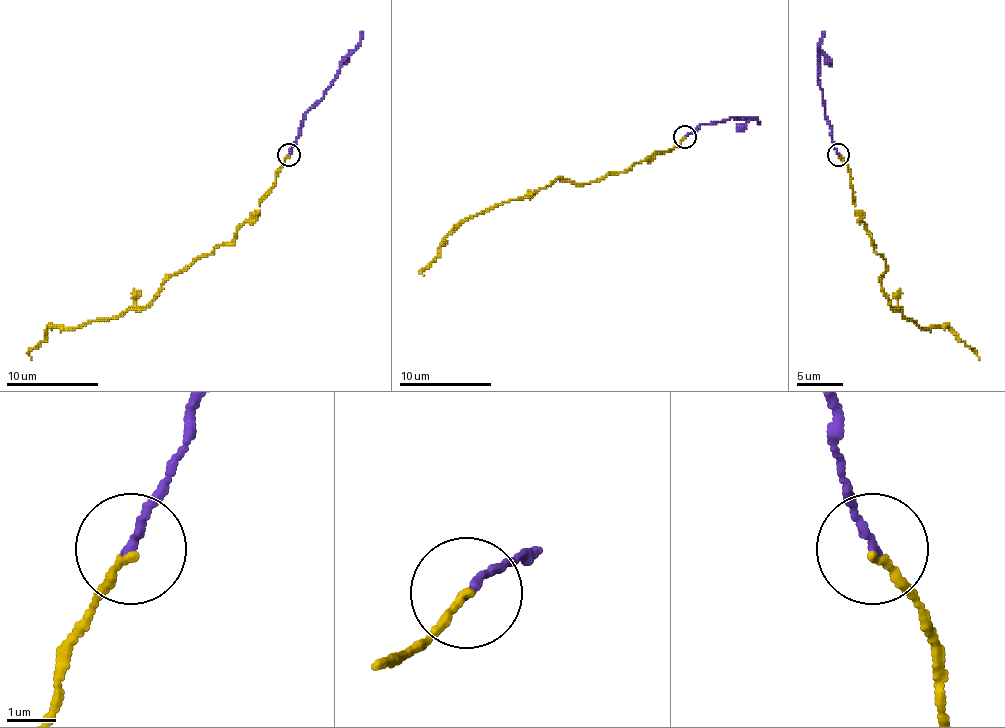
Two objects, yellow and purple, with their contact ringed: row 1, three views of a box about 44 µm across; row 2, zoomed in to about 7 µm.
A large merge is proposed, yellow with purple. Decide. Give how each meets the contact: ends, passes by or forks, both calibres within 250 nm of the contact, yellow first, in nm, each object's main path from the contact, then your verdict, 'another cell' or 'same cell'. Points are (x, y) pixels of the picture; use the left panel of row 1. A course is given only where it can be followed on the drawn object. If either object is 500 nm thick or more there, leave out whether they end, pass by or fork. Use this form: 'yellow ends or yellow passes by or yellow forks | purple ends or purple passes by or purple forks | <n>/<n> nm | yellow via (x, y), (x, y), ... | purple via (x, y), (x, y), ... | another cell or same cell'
yellow ends | purple ends | 160/160 nm | yellow via (289, 155), (259, 210), (230, 243), (175, 272), (147, 305), (76, 327), (51, 327), (29, 353), (31, 360) | purple via (289, 155), (305, 114), (335, 77), (339, 64), (355, 47), (362, 31) | same cell

